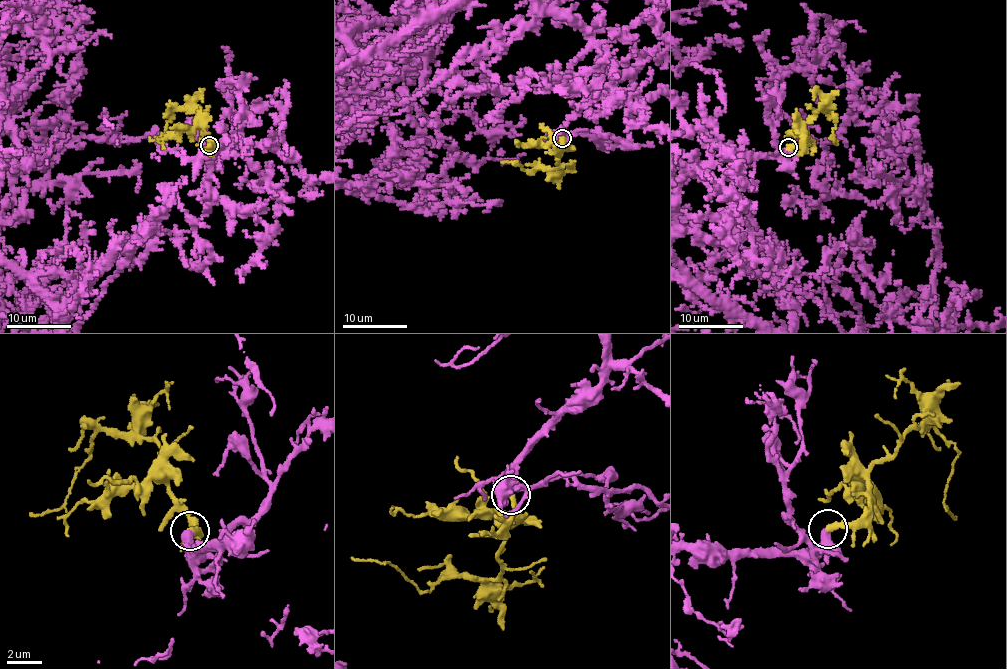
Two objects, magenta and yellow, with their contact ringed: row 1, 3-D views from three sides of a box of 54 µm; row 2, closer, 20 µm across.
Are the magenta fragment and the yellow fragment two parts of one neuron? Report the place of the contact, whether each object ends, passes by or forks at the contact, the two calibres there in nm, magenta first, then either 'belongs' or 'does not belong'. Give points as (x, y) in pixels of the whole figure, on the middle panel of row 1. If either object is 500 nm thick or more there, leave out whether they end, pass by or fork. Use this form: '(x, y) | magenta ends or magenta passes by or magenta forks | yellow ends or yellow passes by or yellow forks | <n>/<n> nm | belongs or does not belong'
(562, 138) | 550/360 nm | belongs

